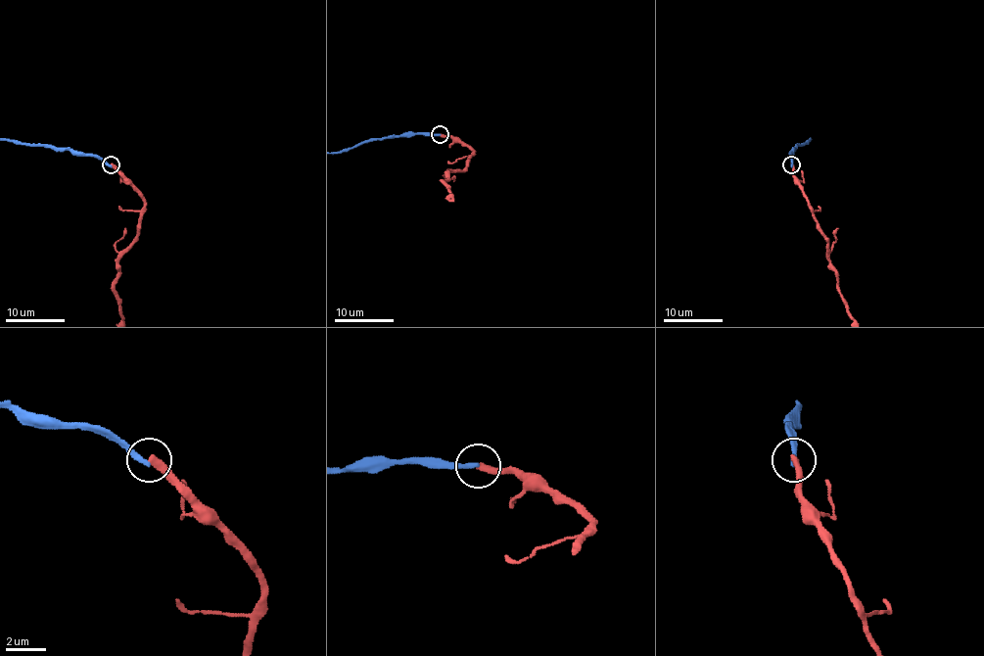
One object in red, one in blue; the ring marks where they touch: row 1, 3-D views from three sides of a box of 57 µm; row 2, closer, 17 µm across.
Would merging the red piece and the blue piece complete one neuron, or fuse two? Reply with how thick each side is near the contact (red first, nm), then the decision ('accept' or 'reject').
360 nm thick on the red side, 280 nm on the other; reject

